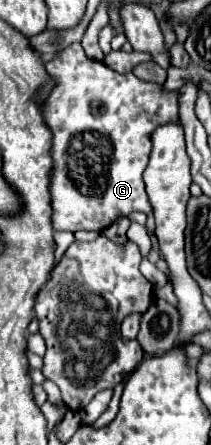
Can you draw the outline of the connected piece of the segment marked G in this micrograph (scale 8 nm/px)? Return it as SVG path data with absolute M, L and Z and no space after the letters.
M72 43L54 59L44 63L48 77L54 81L46 99L40 99L40 109L46 125L52 131L52 169L50 169L50 197L52 197L52 225L56 231L102 231L118 217L132 211L150 213L150 201L144 191L142 173L150 157L150 135L156 125L180 123L178 91L168 93L164 85L138 79L134 73L116 73L102 61L90 59L80 43Z

